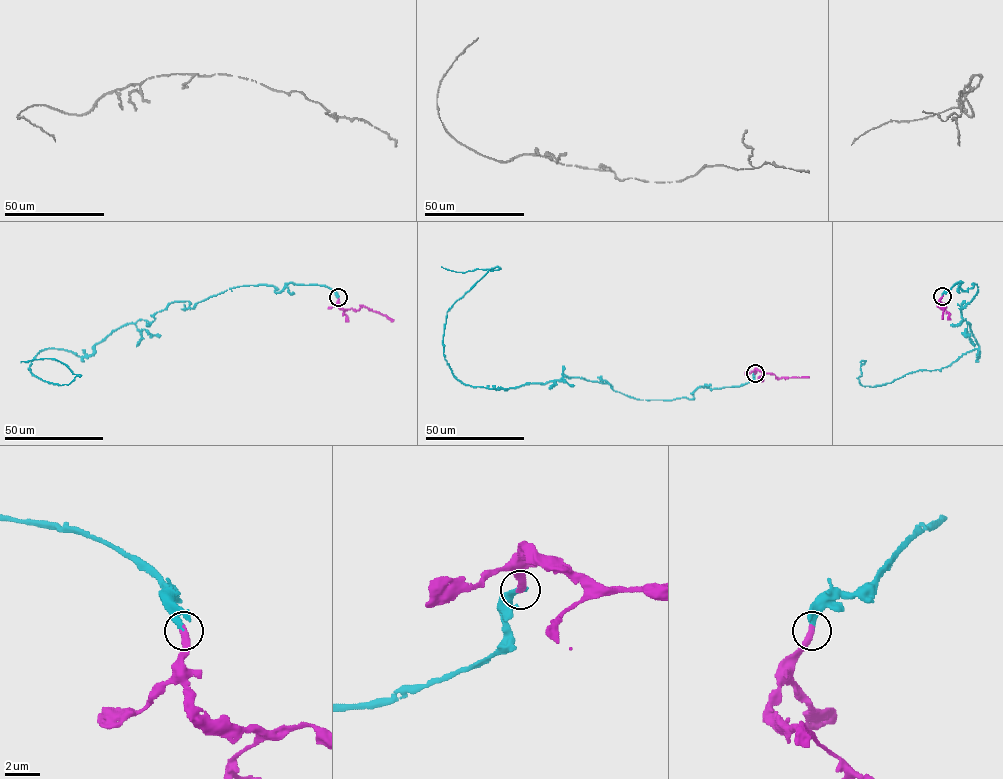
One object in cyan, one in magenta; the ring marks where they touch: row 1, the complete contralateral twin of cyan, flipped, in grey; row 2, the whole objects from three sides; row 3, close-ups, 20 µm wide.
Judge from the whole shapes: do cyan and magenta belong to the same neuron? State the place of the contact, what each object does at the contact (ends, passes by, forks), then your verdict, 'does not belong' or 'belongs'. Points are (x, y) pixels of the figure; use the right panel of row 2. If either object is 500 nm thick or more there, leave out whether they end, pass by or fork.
place (942, 296); cyan ends; magenta ends; belongs

